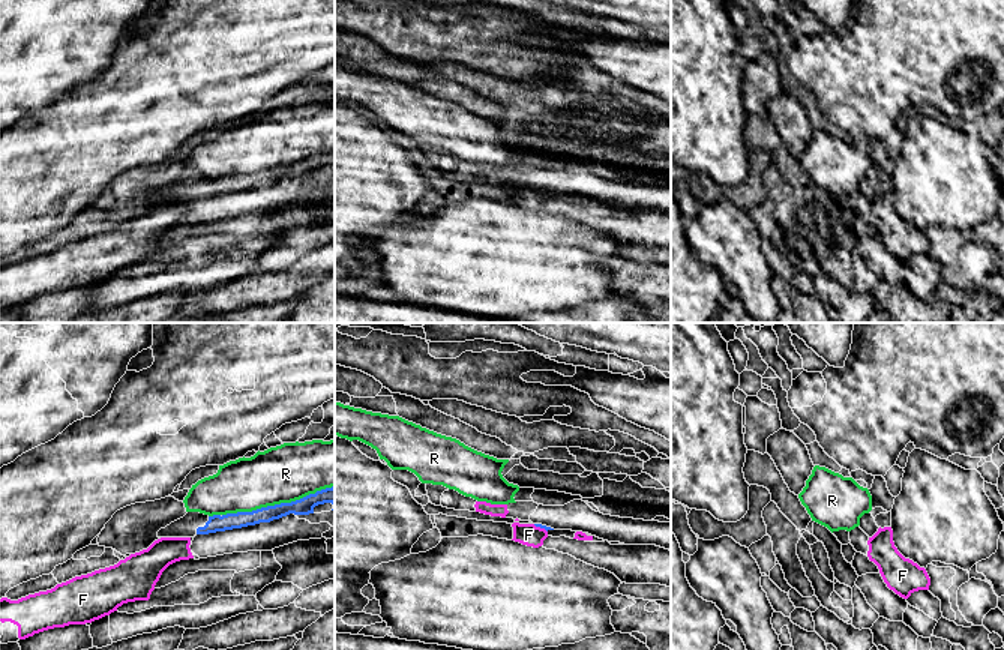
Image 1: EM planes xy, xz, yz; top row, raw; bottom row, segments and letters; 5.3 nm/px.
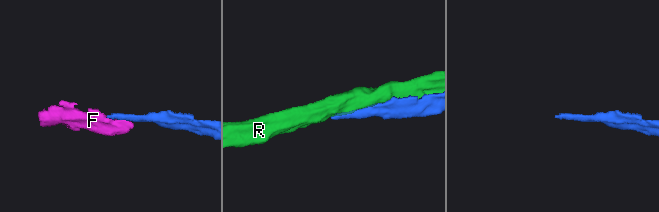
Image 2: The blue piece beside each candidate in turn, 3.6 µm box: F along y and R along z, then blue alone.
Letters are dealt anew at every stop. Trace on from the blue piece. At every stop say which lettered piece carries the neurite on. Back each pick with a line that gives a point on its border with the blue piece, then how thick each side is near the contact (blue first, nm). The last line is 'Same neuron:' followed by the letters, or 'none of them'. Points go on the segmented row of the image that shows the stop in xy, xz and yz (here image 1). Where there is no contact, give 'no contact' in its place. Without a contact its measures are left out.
Same neuron: none of them

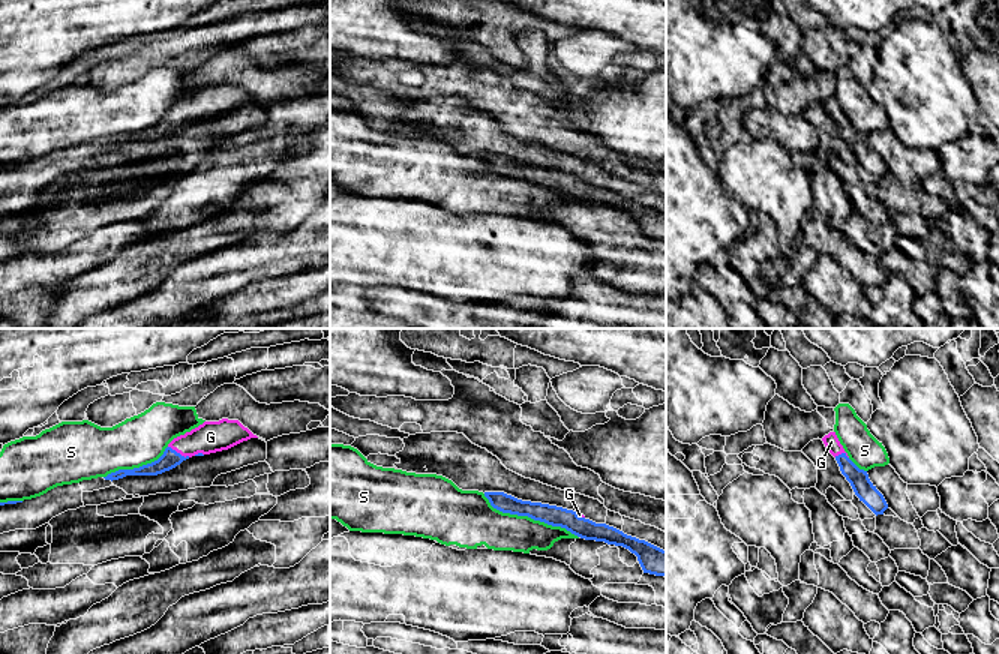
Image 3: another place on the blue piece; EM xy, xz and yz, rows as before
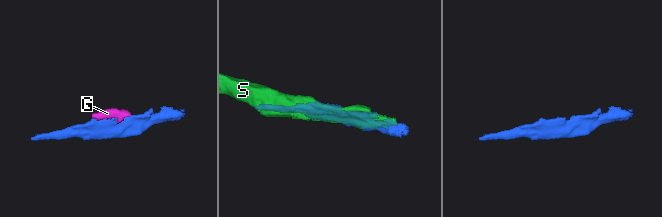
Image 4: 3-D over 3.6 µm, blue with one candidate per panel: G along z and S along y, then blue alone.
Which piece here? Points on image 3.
G: contact xy (179, 453); calibres 100 and 170 nm
Same neuron: G

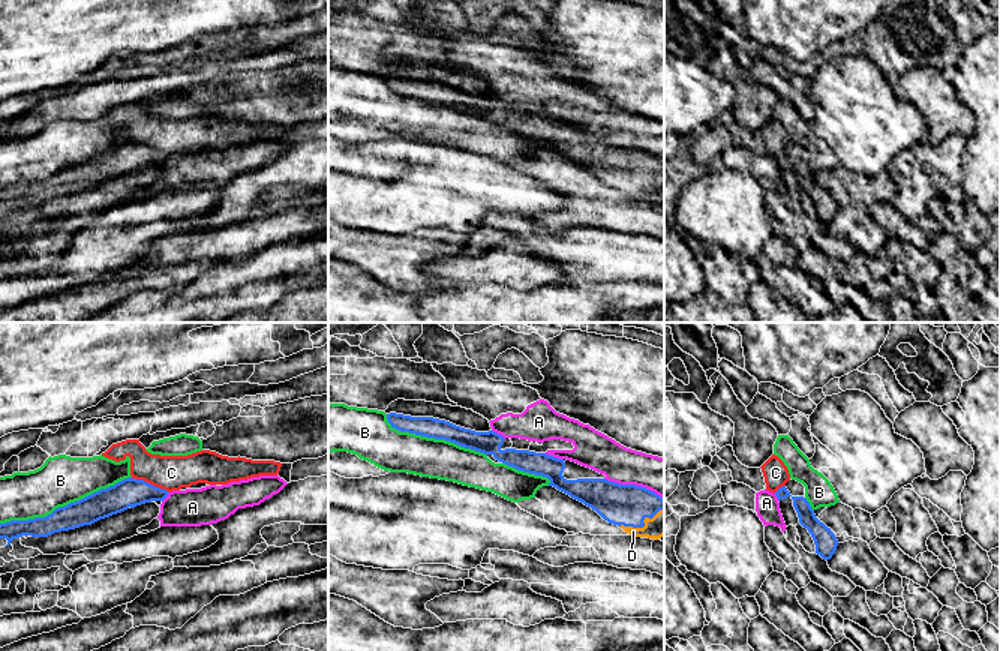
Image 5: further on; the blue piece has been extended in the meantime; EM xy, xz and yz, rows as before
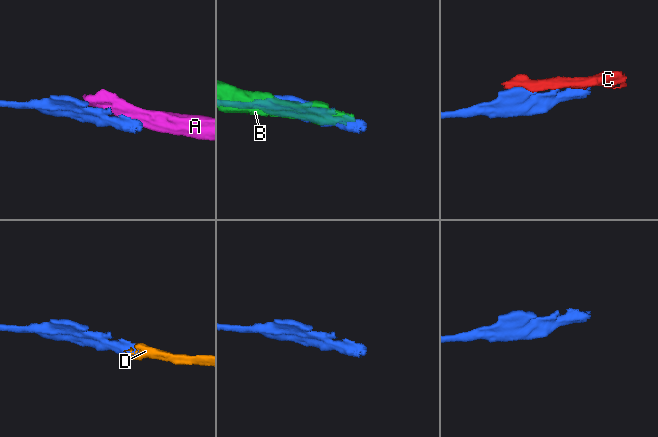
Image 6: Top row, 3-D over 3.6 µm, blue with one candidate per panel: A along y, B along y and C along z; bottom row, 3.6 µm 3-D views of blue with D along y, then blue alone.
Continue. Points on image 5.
D: contact xz (643, 525); calibres 220 and 130 nm
Same neuron: D

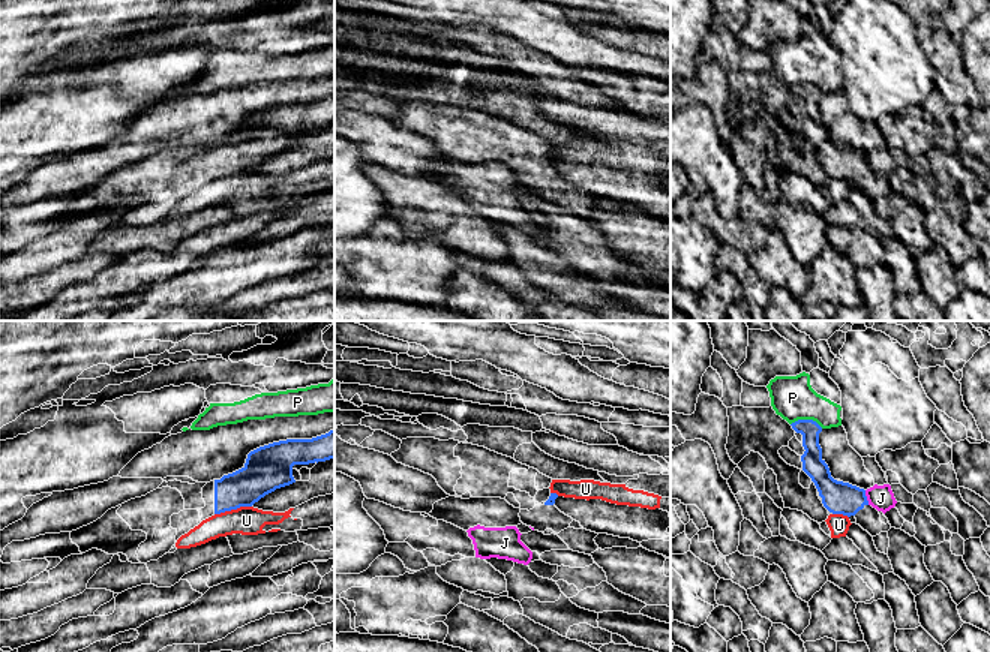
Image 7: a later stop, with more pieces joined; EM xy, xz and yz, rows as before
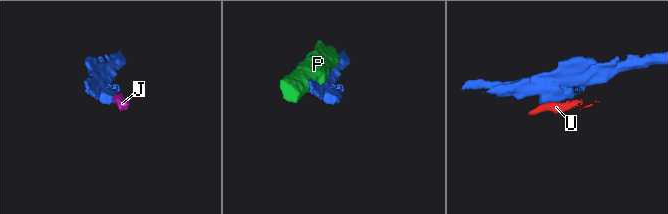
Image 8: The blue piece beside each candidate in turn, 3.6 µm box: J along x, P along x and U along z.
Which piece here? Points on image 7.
Same neuron: none of them

